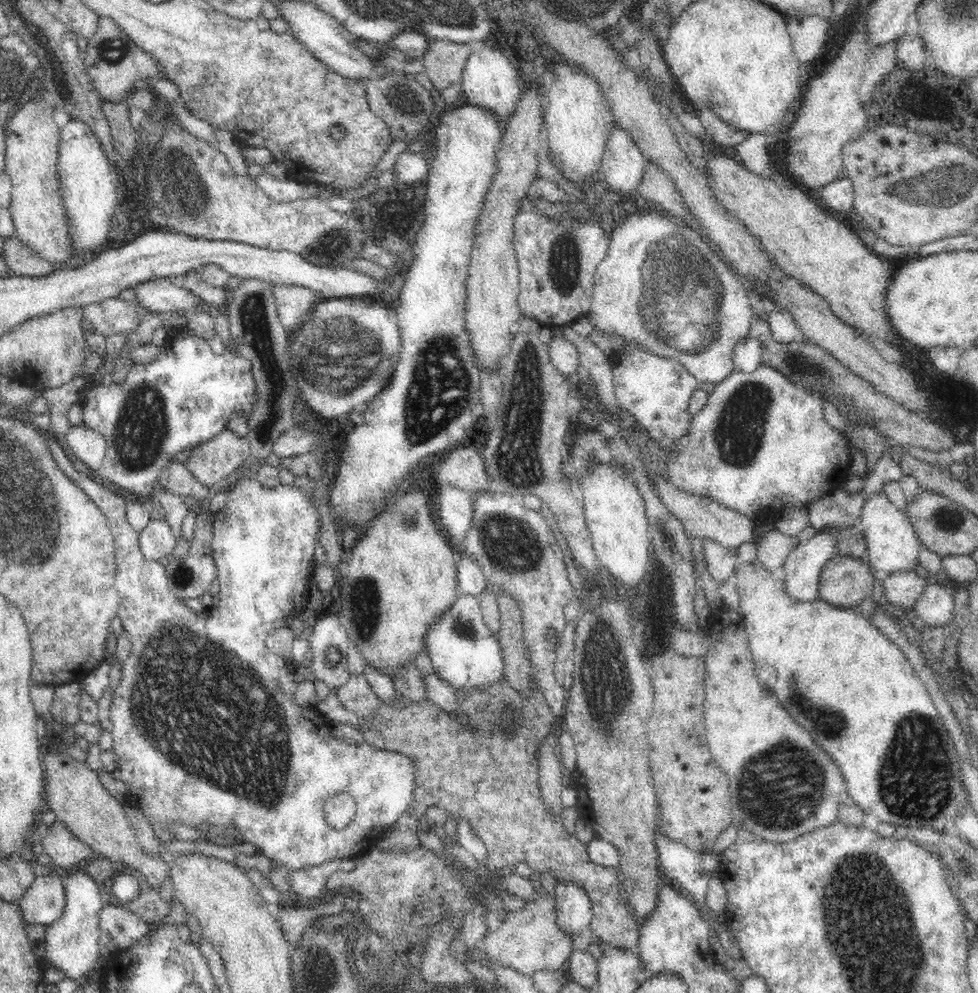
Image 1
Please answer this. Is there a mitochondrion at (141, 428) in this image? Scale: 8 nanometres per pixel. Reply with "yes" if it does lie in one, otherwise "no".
yes

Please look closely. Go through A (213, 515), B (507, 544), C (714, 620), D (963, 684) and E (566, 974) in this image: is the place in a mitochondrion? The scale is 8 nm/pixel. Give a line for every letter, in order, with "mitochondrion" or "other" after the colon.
A: other
B: mitochondrion
C: other
D: other
E: other

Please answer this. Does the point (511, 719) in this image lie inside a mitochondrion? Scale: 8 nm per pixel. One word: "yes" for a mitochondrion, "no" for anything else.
yes

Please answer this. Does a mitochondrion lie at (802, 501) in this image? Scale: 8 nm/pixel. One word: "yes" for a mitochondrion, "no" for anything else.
no

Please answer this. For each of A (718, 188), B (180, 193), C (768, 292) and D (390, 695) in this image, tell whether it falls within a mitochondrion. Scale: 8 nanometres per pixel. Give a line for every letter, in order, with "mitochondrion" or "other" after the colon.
A: other
B: mitochondrion
C: other
D: other

